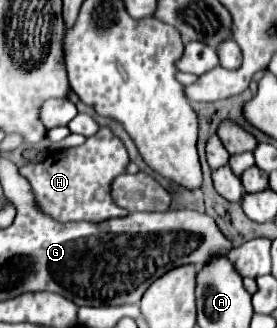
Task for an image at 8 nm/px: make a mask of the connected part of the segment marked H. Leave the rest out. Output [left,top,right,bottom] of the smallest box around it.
[20,127,130,221]

